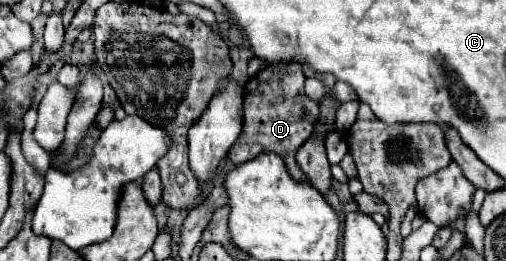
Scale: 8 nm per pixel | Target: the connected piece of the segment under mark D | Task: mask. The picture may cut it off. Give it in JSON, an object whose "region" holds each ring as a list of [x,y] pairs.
{"region":[[[269,65],[245,83],[243,133],[229,151],[229,159],[235,165],[251,161],[261,153],[273,151],[285,161],[291,177],[295,181],[303,181],[303,173],[297,167],[295,153],[313,135],[315,123],[319,121],[319,103],[305,95],[303,81],[305,75],[301,71],[301,65],[285,65],[285,69],[273,69],[273,65]]]}

